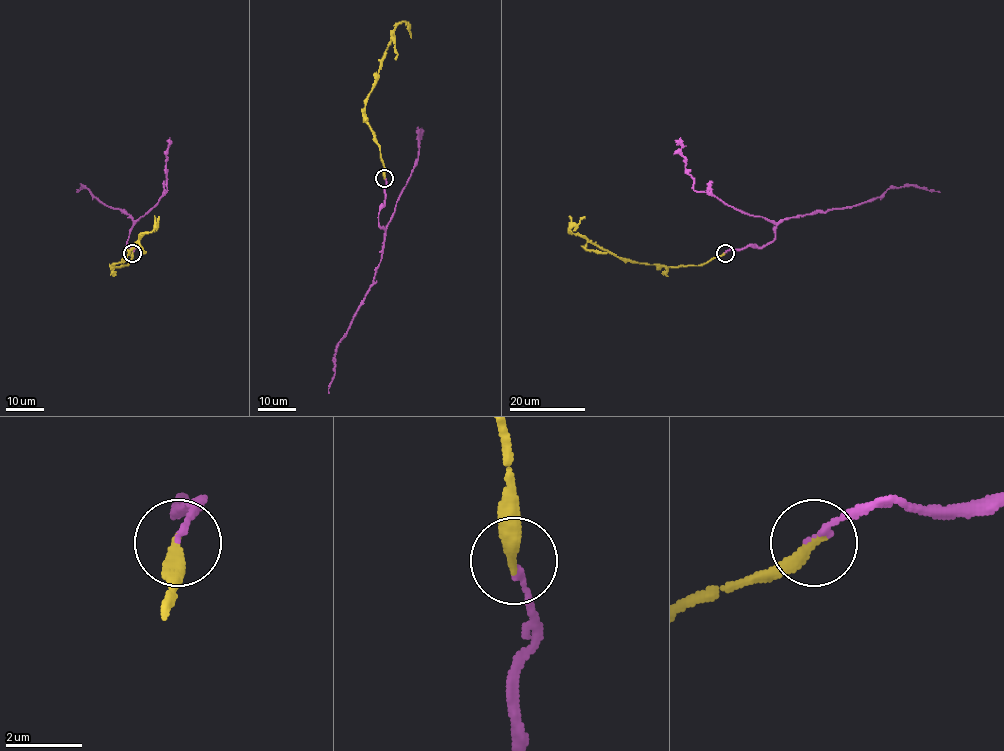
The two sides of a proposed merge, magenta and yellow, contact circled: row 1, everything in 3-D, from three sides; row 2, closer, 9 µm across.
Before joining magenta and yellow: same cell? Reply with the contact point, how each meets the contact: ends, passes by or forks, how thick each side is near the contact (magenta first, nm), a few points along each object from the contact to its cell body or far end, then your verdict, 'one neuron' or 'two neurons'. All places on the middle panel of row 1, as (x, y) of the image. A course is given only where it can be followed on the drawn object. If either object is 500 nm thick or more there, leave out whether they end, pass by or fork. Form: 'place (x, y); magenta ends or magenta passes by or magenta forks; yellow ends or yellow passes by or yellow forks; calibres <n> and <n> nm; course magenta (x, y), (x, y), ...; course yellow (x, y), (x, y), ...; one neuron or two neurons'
place (384, 178); magenta ends; yellow ends; calibres 140 and 360 nm; course magenta (385, 177), (385, 200), (378, 217), (378, 225), (385, 229), (381, 261), (372, 285), (338, 343), (329, 393); course yellow (385, 177), (379, 144), (366, 120), (365, 100), (394, 28), (404, 22), (408, 25), (411, 38); one neuron

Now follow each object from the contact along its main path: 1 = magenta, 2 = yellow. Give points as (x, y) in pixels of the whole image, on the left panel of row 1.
1: (133, 252), (133, 247), (126, 247), (132, 217), (104, 204), (83, 185), (77, 192)
2: (133, 252), (127, 266), (114, 266), (126, 257), (142, 234), (156, 227), (159, 216)

